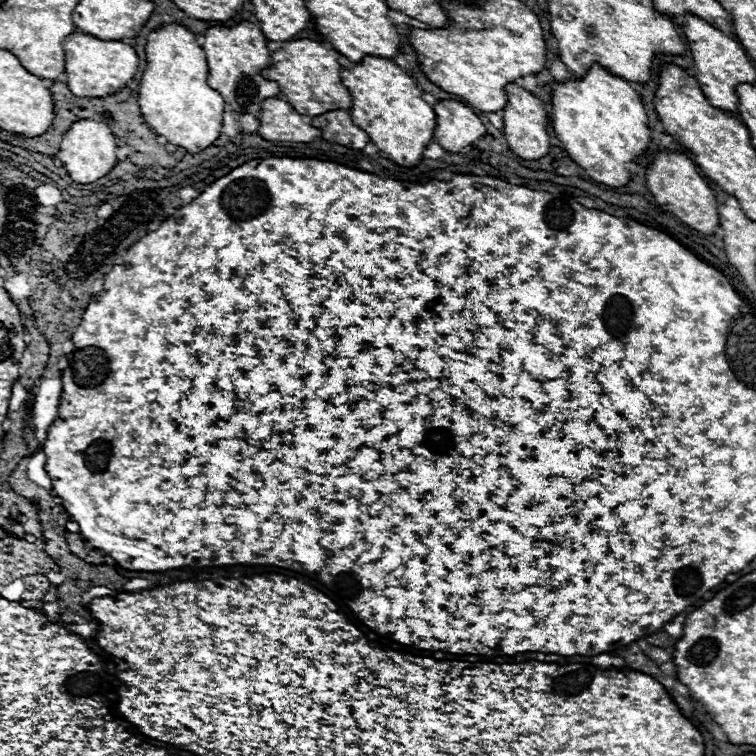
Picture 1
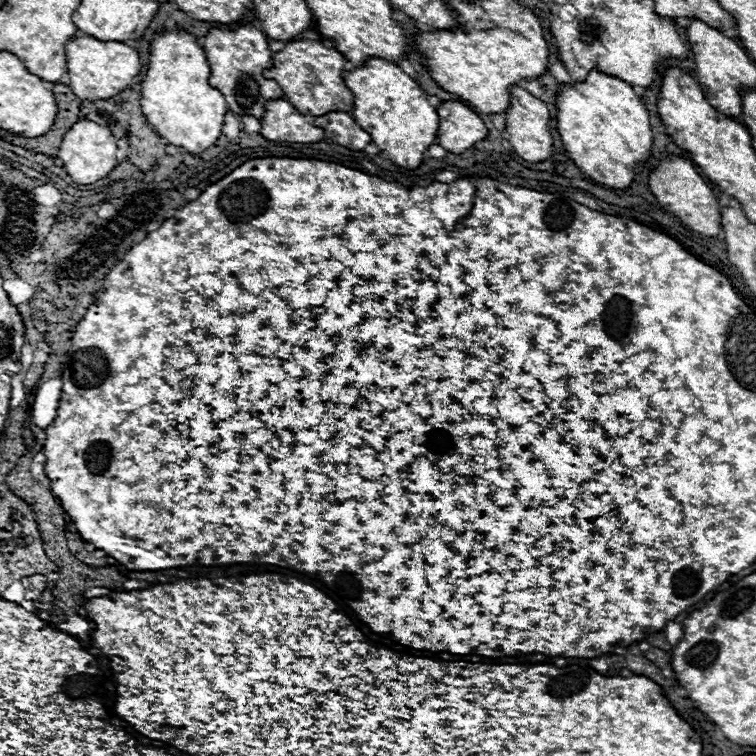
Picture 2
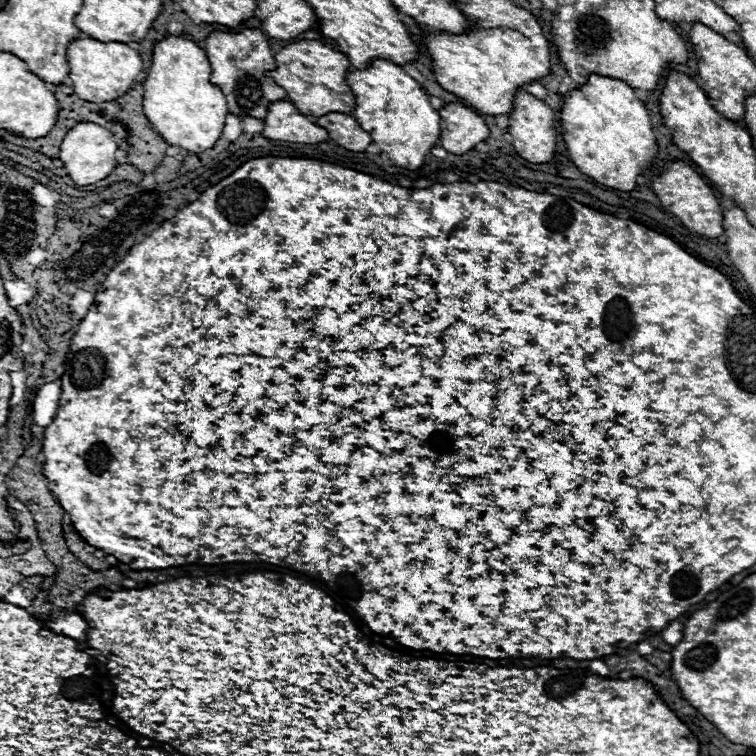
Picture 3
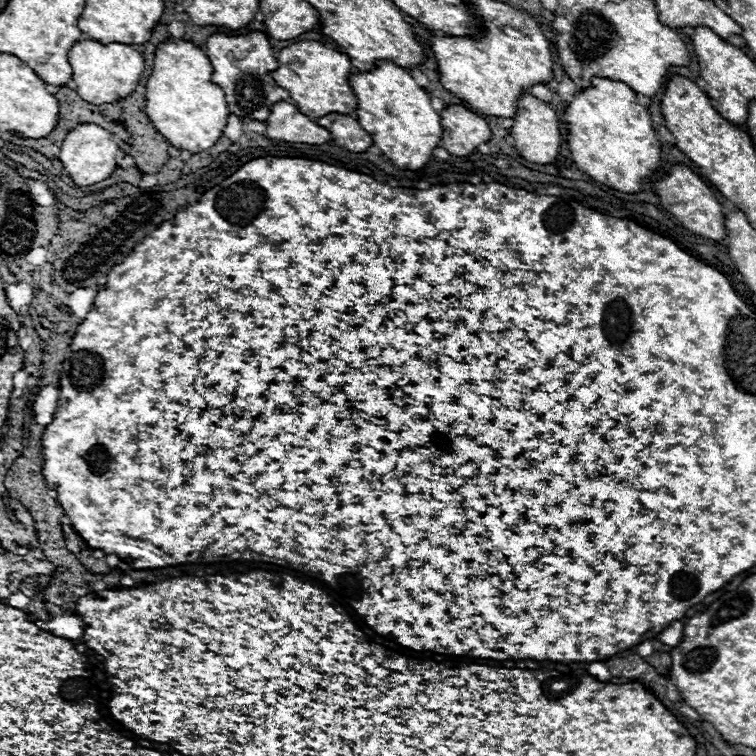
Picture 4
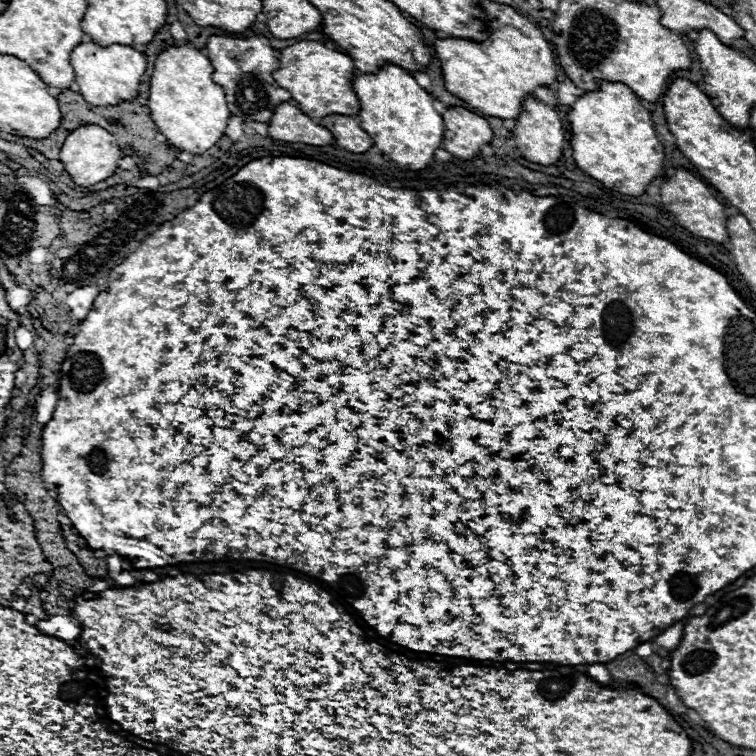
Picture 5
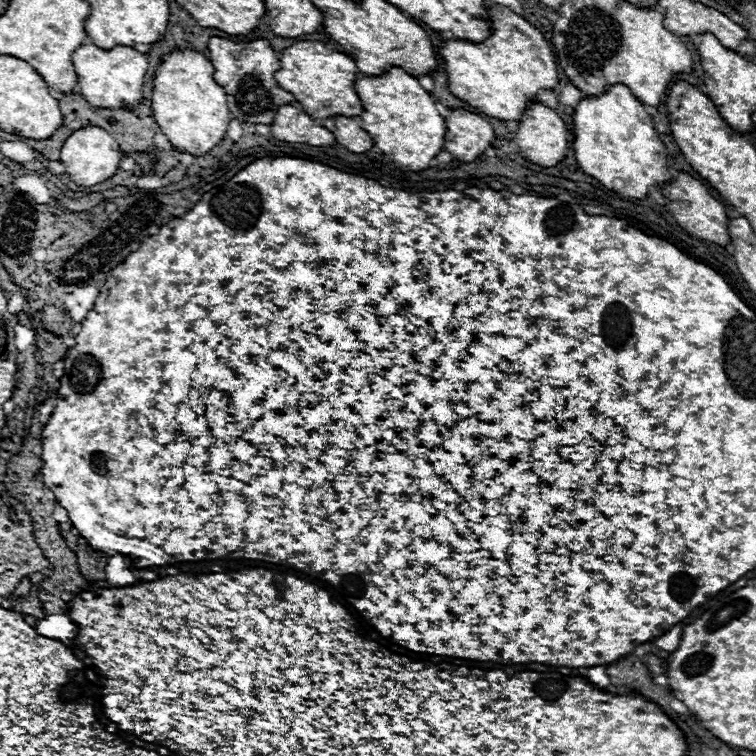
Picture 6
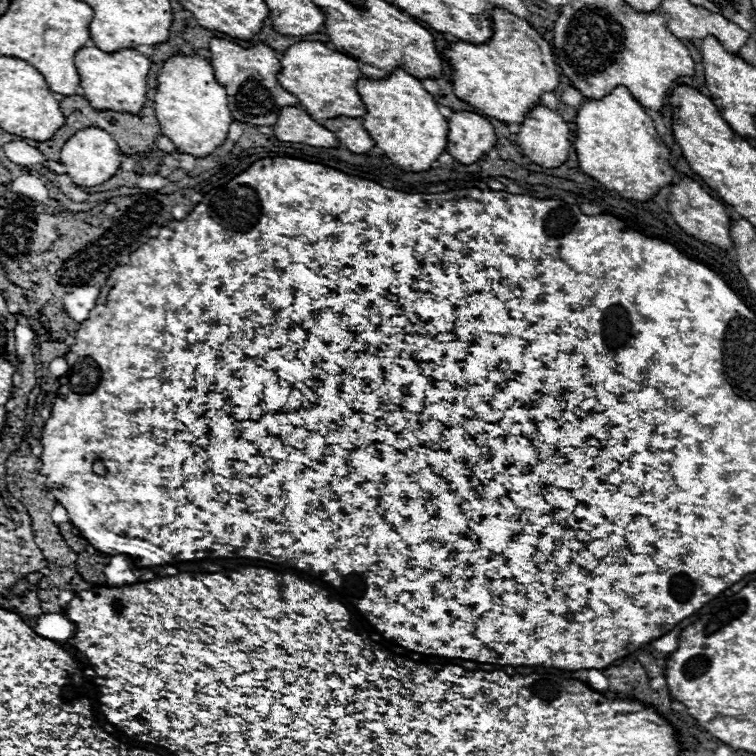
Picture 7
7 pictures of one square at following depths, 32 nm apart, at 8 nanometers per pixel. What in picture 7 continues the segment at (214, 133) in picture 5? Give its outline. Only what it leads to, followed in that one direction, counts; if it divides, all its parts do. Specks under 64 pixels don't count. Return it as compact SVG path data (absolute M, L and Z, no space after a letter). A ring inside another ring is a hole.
M188 54L186 56L172 56L170 60L164 62L160 76L158 76L154 104L156 104L154 108L156 108L156 118L160 122L162 134L172 140L172 144L178 148L178 152L192 154L194 158L206 158L218 146L222 146L224 140L228 138L228 128L234 122L232 112L228 108L228 100L226 100L226 88L222 88L222 84L218 84L214 80L214 70L212 70L210 62L196 56L196 54L194 56L188 56Z

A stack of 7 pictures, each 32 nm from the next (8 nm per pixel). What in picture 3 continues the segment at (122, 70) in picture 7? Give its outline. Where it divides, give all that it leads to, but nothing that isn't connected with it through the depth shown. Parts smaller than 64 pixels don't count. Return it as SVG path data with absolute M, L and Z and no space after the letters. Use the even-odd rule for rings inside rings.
M78 38L68 46L68 64L70 64L70 80L74 84L74 92L88 102L106 102L116 100L118 96L132 90L138 74L144 70L144 62L140 52L132 50L122 42L98 42L94 38Z

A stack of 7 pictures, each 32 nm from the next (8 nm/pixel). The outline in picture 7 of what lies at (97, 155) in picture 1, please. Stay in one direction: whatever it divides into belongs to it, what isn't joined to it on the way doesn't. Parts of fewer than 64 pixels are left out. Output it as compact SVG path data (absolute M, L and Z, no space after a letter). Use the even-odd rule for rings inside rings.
M84 128L78 130L64 146L60 152L60 162L66 166L66 174L72 178L74 184L78 186L98 186L106 180L110 180L122 162L122 152L114 138L100 130L100 128Z

